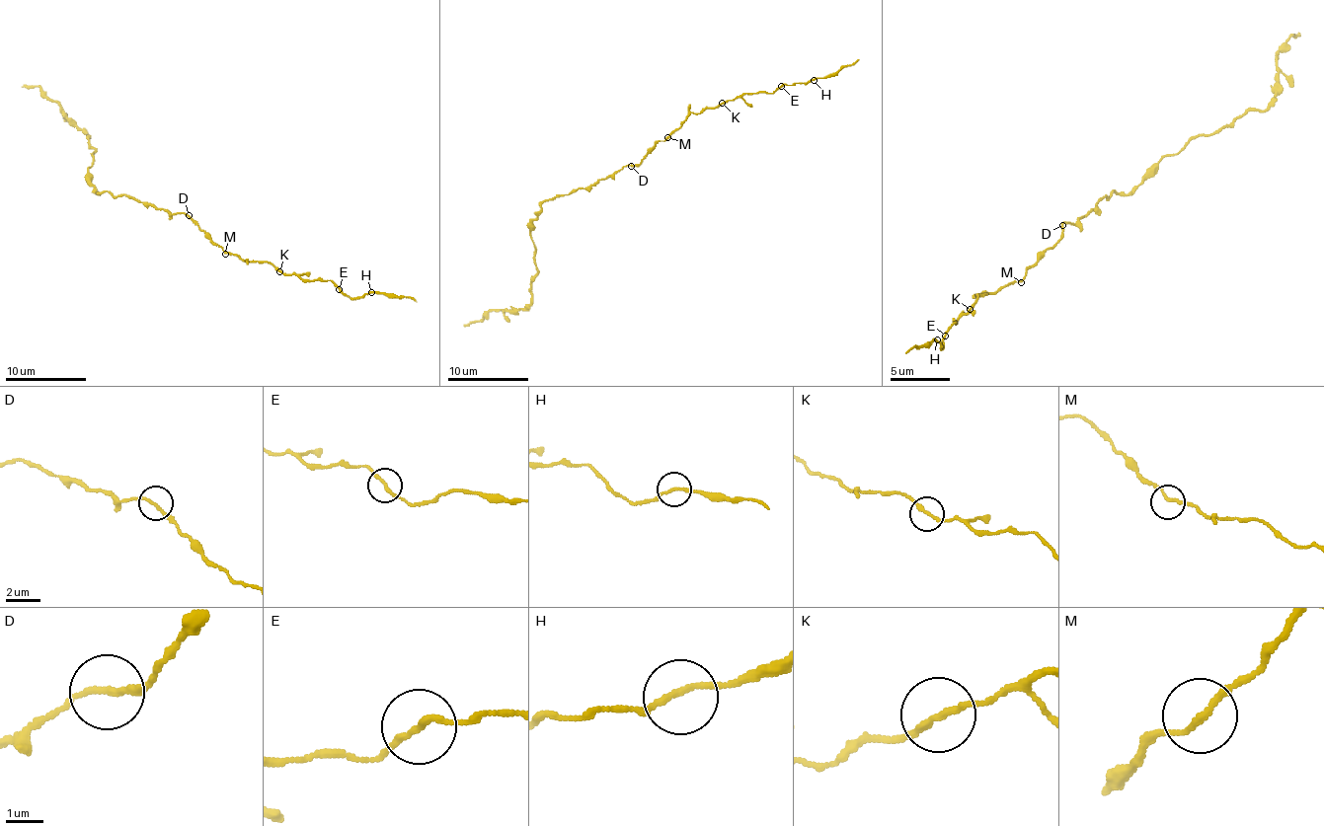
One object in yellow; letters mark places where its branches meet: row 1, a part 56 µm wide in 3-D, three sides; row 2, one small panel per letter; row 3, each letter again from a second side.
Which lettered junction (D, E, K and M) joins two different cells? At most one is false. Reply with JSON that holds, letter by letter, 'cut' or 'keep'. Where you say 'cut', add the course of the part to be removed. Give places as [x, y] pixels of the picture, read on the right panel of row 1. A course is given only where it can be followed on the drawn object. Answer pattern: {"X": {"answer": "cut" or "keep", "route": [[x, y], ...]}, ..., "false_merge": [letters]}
{"D": {"answer": "keep"}, "E": {"answer": "keep"}, "K": {"answer": "keep"}, "M": {"answer": "keep"}, "false_merge": []}

